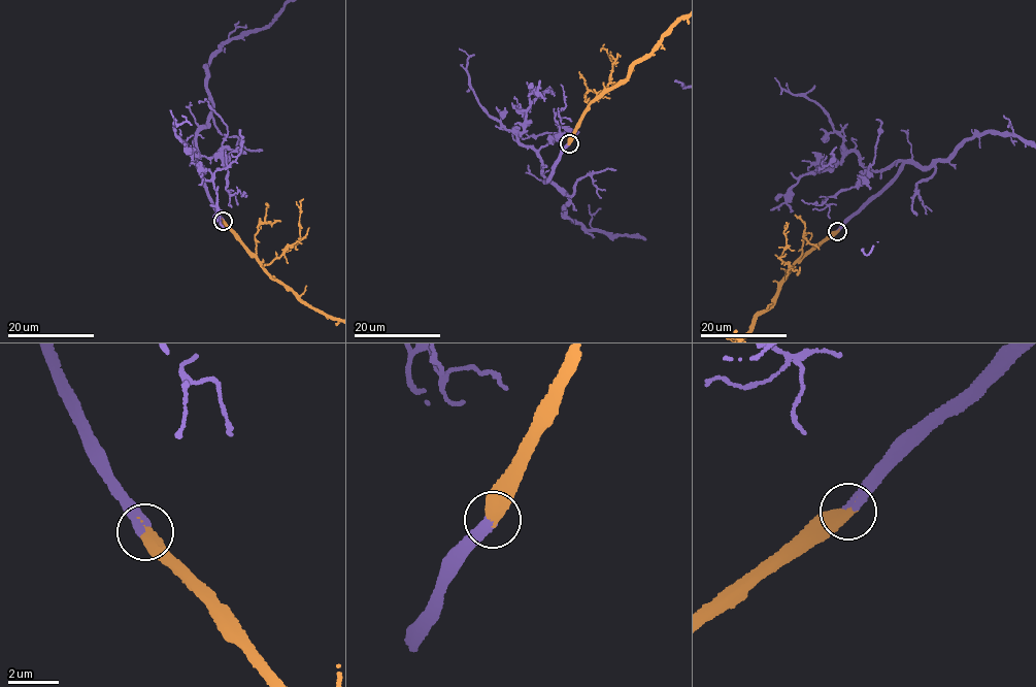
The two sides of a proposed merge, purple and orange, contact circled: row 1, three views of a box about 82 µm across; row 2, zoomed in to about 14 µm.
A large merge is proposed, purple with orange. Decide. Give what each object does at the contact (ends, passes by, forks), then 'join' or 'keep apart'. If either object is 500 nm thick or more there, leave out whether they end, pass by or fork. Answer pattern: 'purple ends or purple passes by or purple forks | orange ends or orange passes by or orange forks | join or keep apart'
join

